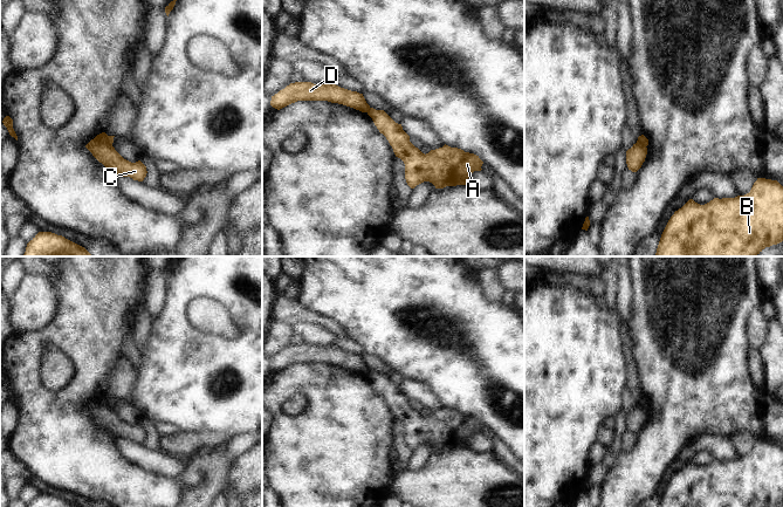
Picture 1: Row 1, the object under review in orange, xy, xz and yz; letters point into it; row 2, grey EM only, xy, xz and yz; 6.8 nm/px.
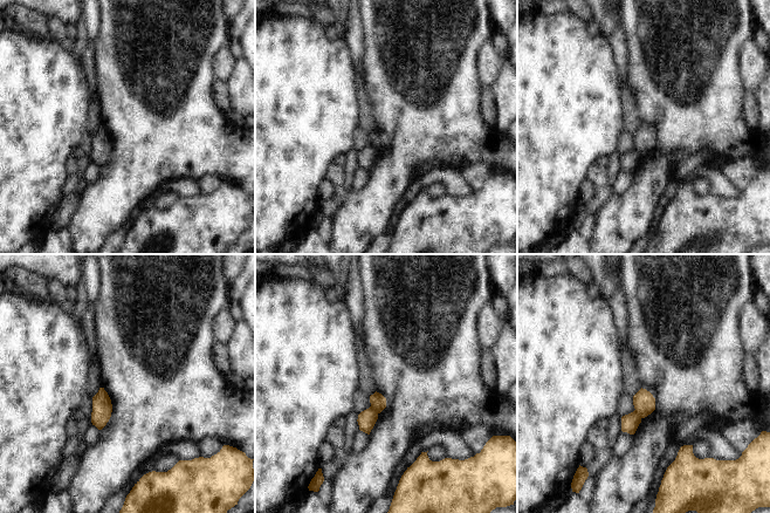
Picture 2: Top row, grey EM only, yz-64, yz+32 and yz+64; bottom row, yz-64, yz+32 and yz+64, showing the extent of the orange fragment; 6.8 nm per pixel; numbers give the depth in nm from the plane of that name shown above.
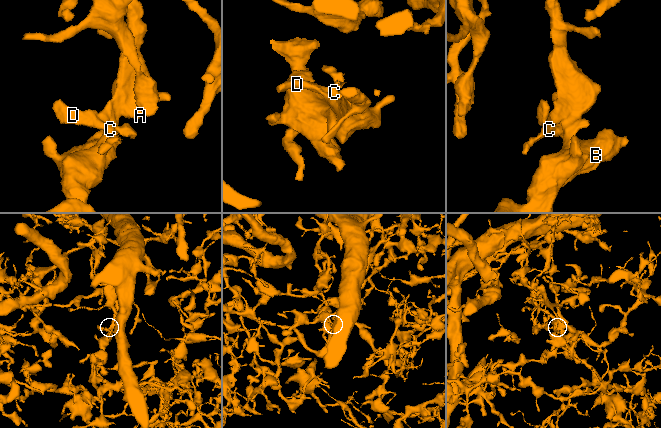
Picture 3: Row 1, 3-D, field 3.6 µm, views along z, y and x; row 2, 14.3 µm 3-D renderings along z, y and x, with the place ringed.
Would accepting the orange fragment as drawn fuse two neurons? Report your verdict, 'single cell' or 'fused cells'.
fused cells

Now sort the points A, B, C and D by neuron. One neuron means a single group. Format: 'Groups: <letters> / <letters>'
Groups: A B / C D.

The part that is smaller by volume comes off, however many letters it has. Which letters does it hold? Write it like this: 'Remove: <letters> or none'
Remove: C, D

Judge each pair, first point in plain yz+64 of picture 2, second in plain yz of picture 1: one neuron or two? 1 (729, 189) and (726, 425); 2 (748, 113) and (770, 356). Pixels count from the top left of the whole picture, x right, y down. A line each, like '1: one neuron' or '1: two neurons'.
1: two neurons
2: two neurons

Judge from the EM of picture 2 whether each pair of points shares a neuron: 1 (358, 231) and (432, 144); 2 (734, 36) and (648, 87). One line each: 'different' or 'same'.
1: same
2: same

